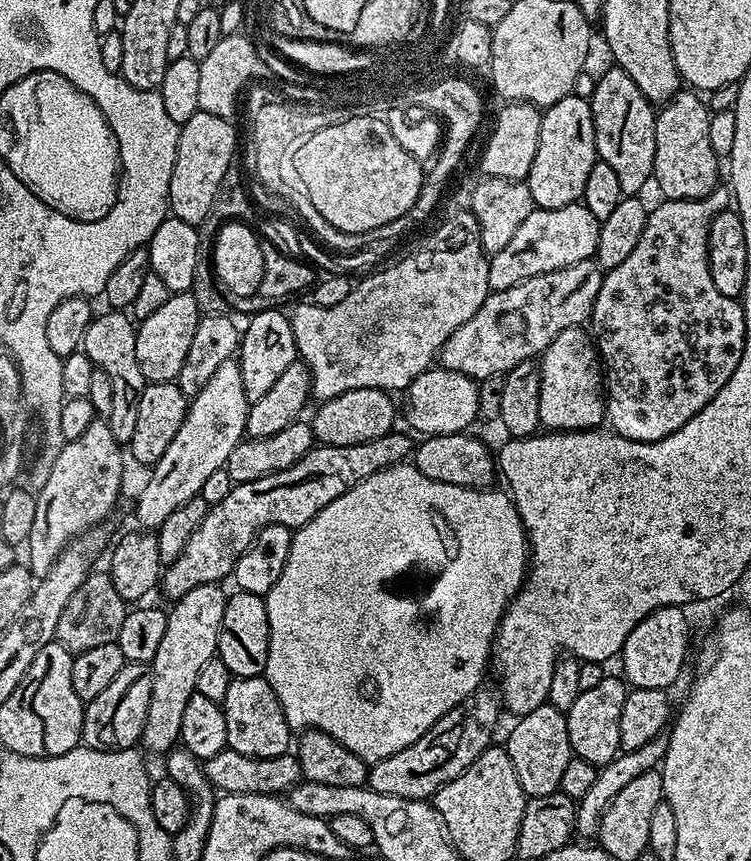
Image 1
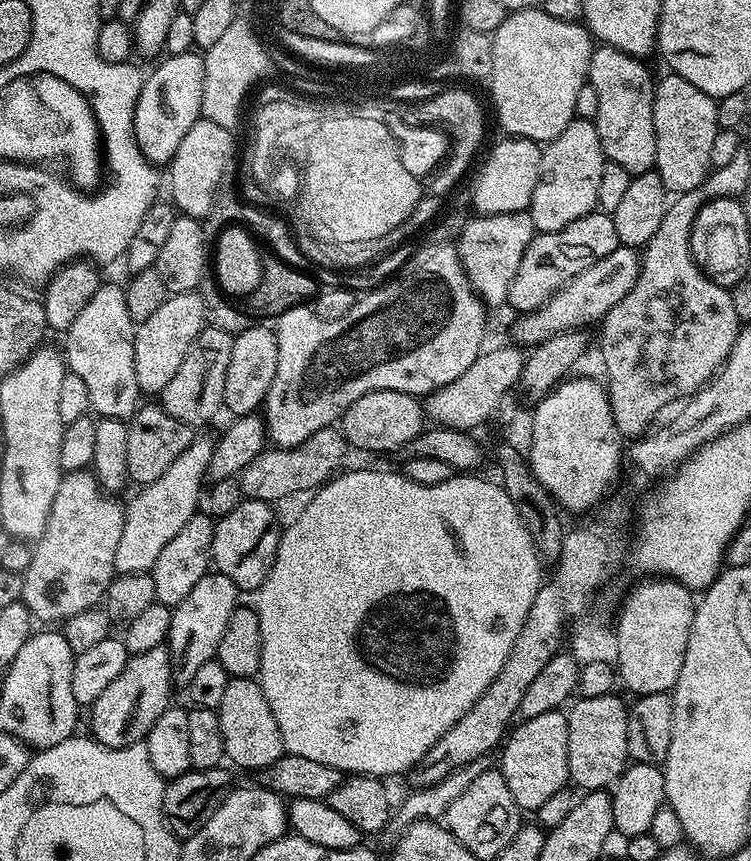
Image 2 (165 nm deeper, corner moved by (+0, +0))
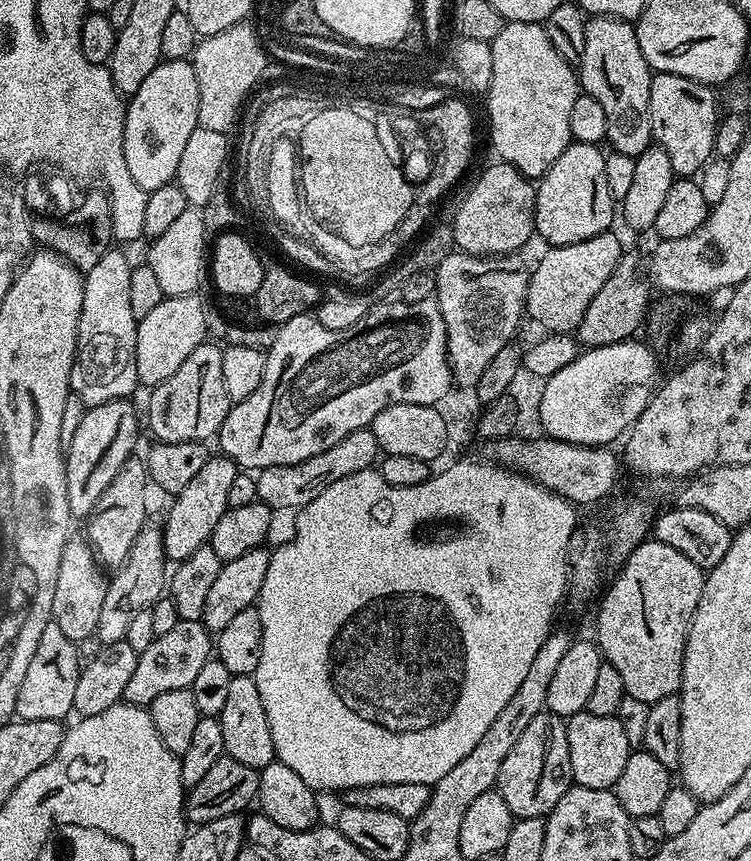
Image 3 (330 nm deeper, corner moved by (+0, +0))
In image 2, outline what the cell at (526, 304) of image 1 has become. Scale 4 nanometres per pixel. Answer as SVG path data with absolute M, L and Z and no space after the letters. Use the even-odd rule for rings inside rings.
M621 246L606 254L606 258L594 262L594 266L586 266L582 274L567 280L541 308L515 317L515 343L535 346L546 342L546 338L554 338L554 334L584 330L589 327L587 324L595 325L603 320L606 313L614 310L614 306L618 306L618 302L630 294L640 273L640 257L641 253L637 249Z

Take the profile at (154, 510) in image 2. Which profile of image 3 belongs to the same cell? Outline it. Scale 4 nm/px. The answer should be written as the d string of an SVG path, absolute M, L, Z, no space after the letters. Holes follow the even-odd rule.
M145 526L137 537L134 538L133 545L130 546L127 559L119 568L111 573L108 580L108 589L106 590L106 602L102 602L102 614L98 618L98 626L95 635L99 636L101 645L113 644L119 640L125 639L127 626L130 620L134 618L136 611L151 607L156 601L163 597L166 592L166 557L164 555L164 534L159 527L151 528Z

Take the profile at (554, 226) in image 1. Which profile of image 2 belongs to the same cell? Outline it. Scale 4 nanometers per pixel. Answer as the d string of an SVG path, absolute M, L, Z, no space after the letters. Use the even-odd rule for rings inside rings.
M599 210L578 218L578 222L570 222L570 226L557 232L533 236L530 246L526 246L526 254L522 254L522 262L518 262L518 272L510 282L507 307L512 307L516 314L538 310L567 280L582 274L586 266L594 266L594 262L606 258L606 254L619 247L618 230L614 230L611 215Z

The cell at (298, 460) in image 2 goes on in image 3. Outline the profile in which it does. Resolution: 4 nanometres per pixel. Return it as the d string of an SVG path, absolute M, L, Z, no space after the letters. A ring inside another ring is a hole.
M371 427L359 428L346 434L334 446L322 450L322 454L314 454L314 458L306 458L297 464L259 469L256 476L257 501L268 505L273 510L279 510L279 508L302 509L311 500L318 498L318 494L322 494L322 490L326 490L326 486L334 486L334 482L346 478L346 474L358 474L358 470L373 467L377 456L376 439Z

